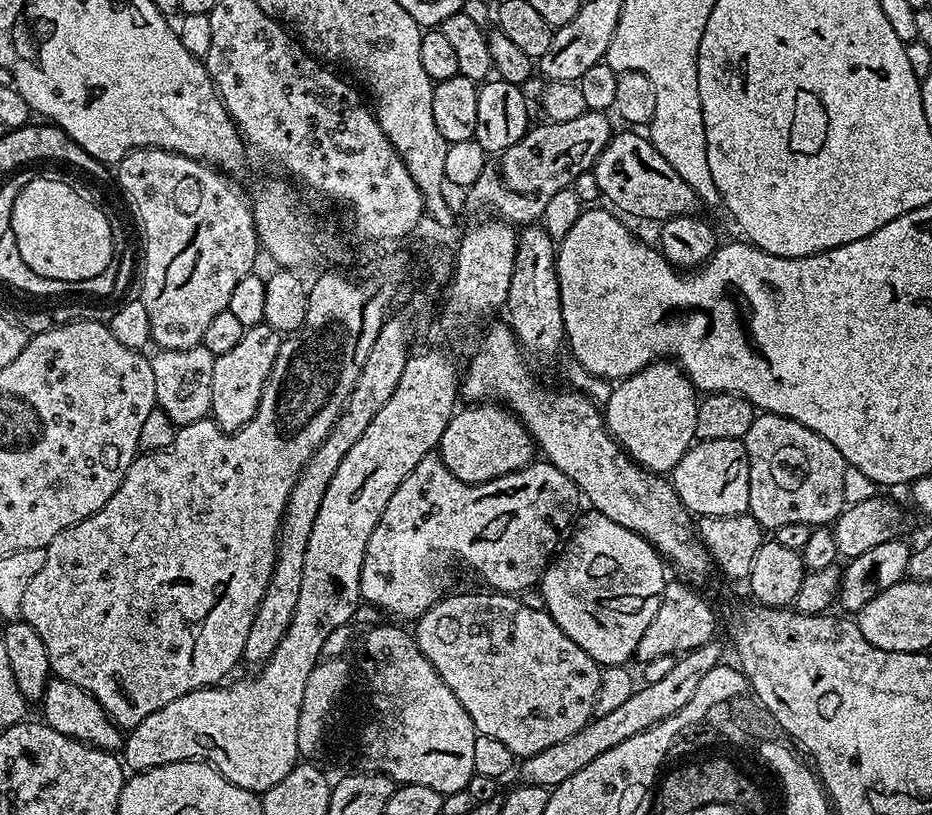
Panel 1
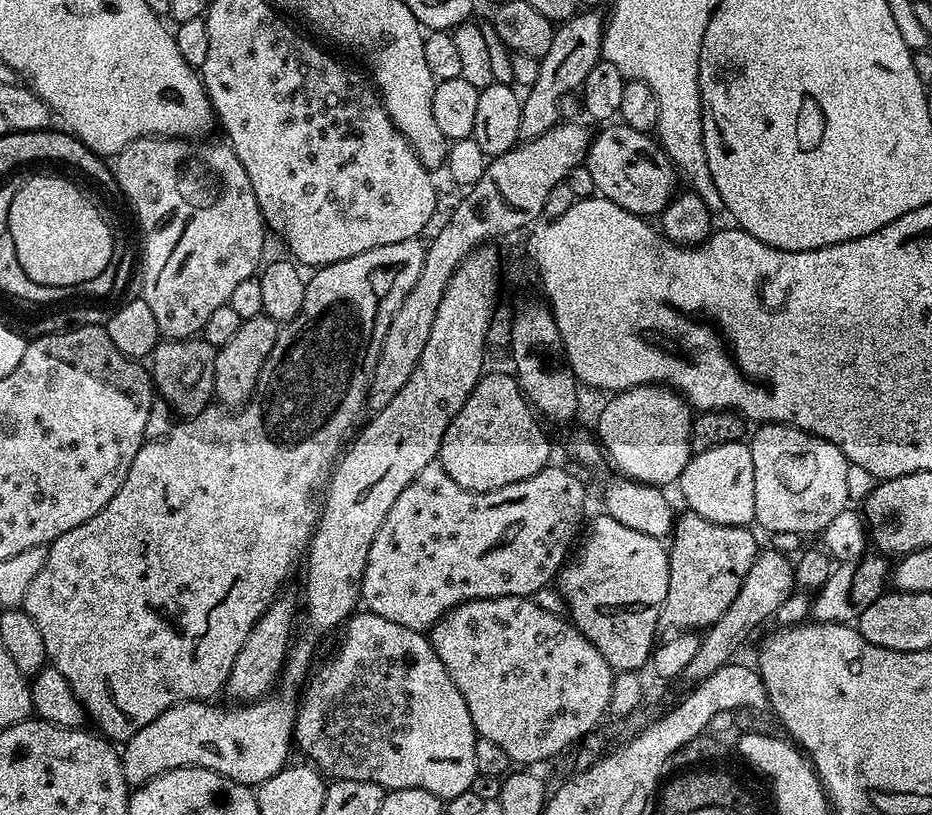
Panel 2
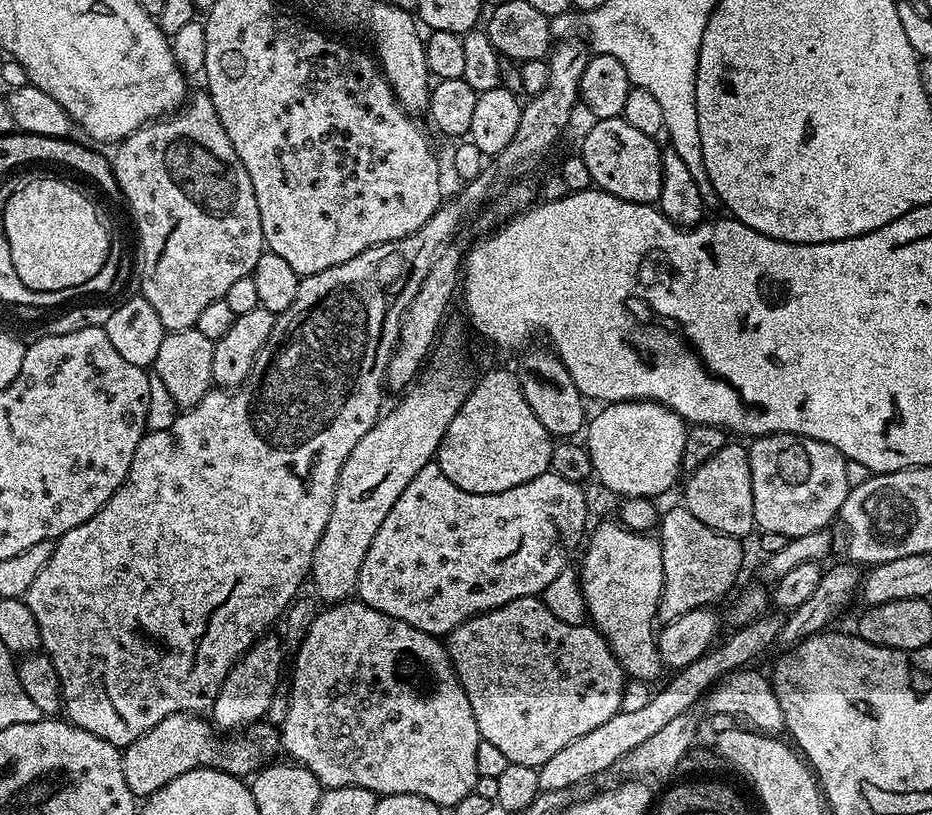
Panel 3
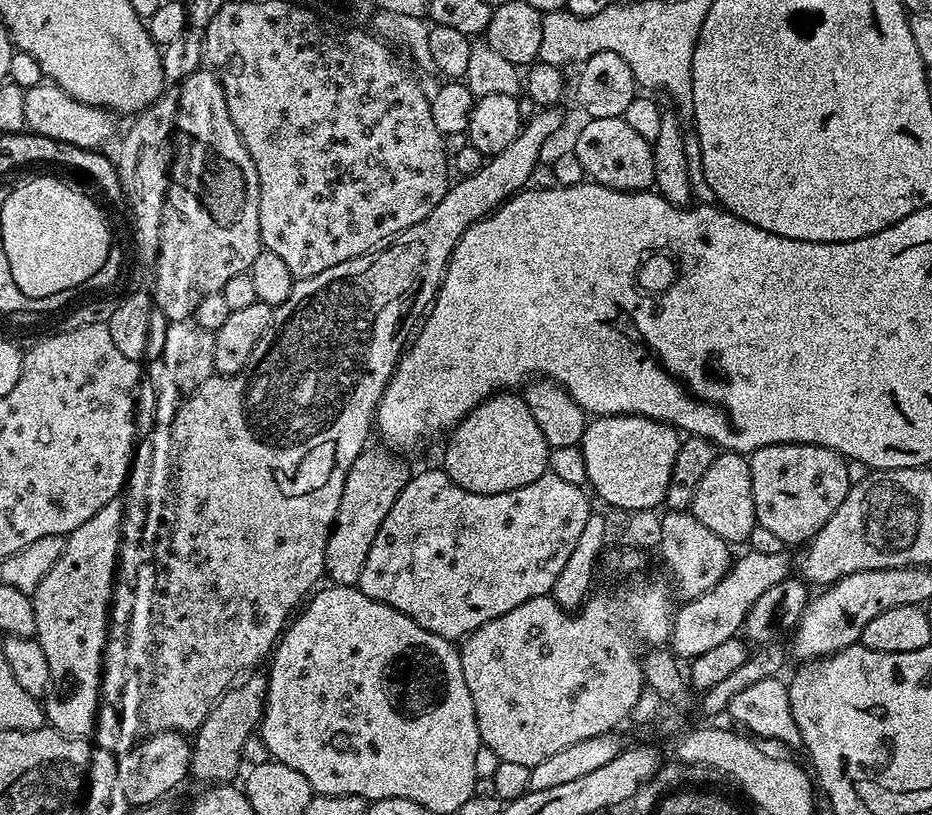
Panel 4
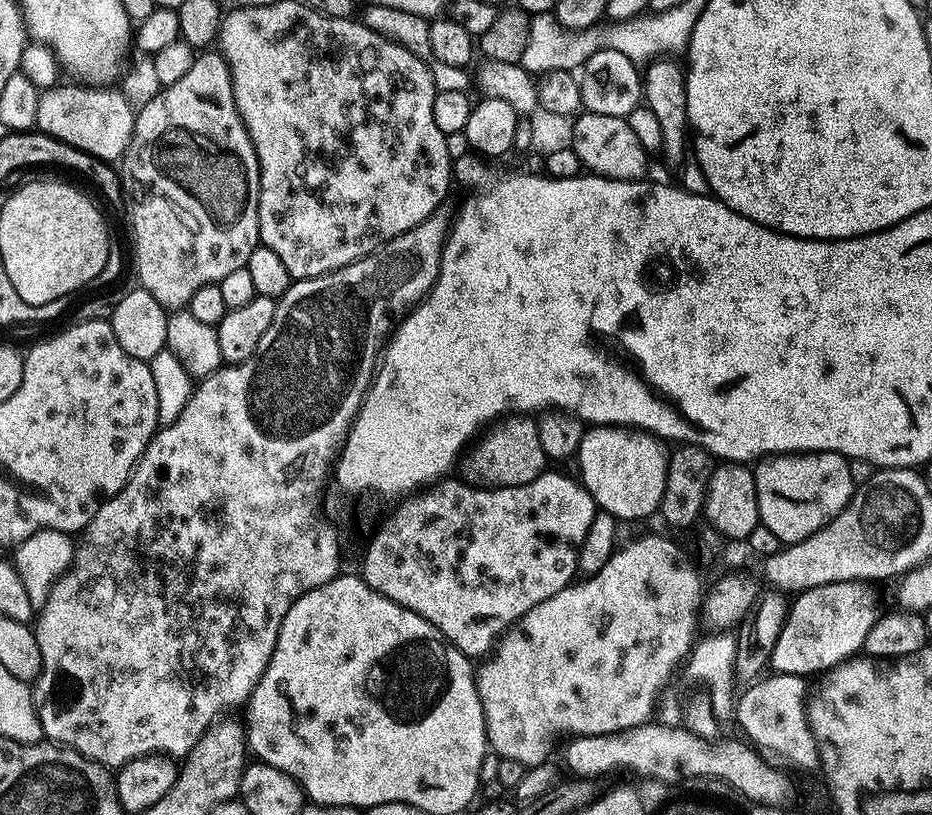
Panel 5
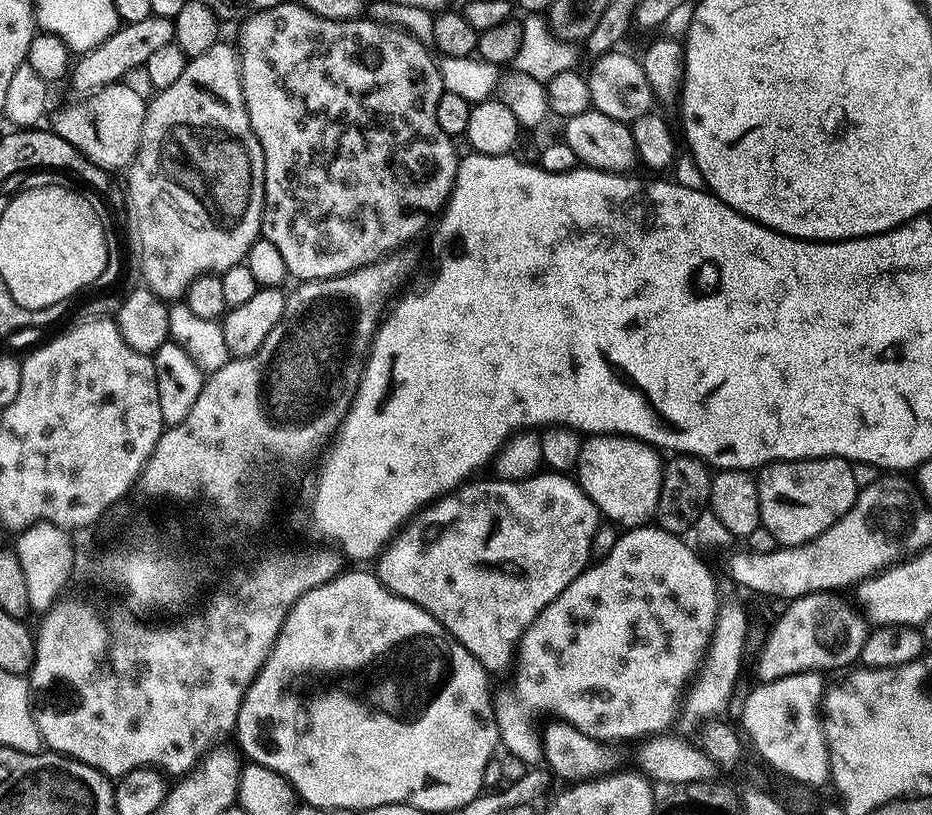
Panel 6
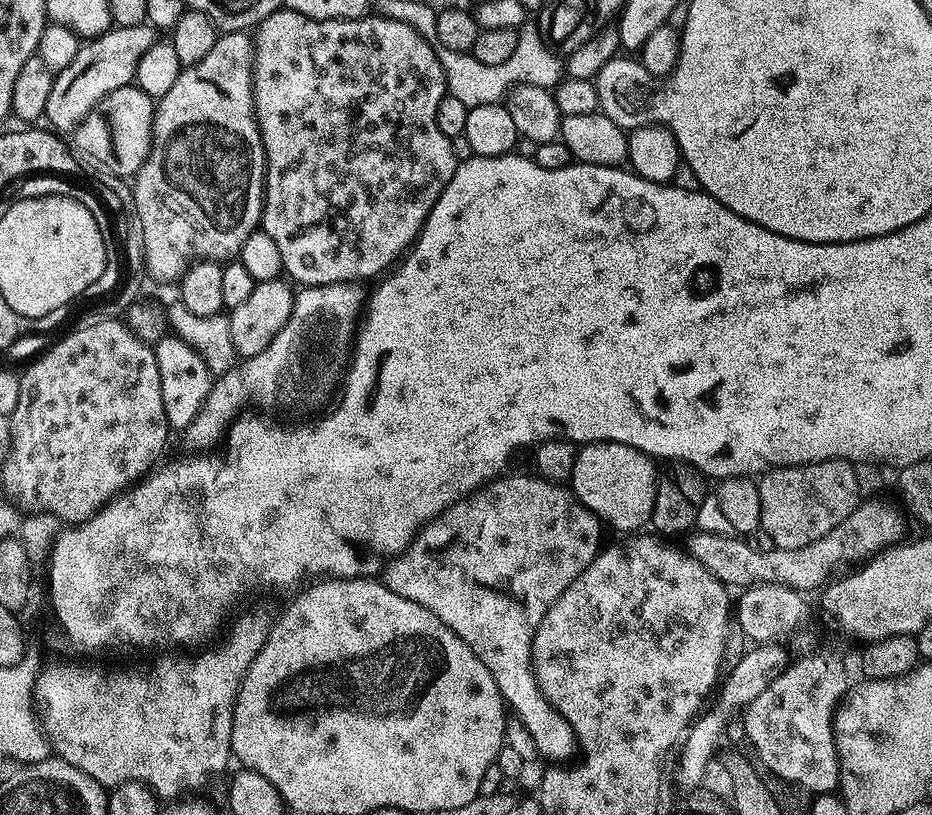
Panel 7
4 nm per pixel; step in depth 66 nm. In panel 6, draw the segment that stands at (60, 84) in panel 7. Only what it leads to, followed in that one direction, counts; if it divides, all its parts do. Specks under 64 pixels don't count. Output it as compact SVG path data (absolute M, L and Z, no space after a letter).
M151 16L143 22L124 24L106 42L102 42L91 52L83 53L80 60L71 65L70 79L80 94L91 94L106 84L115 84L125 79L131 68L147 65L150 54L156 53L161 46L173 43L176 38L176 25L165 16Z

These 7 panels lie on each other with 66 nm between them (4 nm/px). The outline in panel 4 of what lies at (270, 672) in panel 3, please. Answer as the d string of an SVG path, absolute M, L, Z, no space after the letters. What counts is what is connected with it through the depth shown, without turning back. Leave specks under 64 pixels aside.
M248 674L235 686L228 689L224 696L210 710L200 727L194 733L192 745L193 777L208 780L209 785L215 786L221 782L235 781L236 771L240 768L240 759L244 756L244 747L248 739L253 739L254 733L259 729L260 719L264 716L264 702L268 699L267 675Z

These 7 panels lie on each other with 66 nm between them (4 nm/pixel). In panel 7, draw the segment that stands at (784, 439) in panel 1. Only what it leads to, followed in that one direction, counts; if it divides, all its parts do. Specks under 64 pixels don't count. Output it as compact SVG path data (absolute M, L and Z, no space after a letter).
M819 460L813 464L785 464L765 471L758 480L760 497L762 498L762 518L760 526L774 538L776 548L798 550L802 546L810 546L810 542L818 542L822 534L830 534L834 526L838 526L861 503L862 493L858 486L856 469L847 460Z

